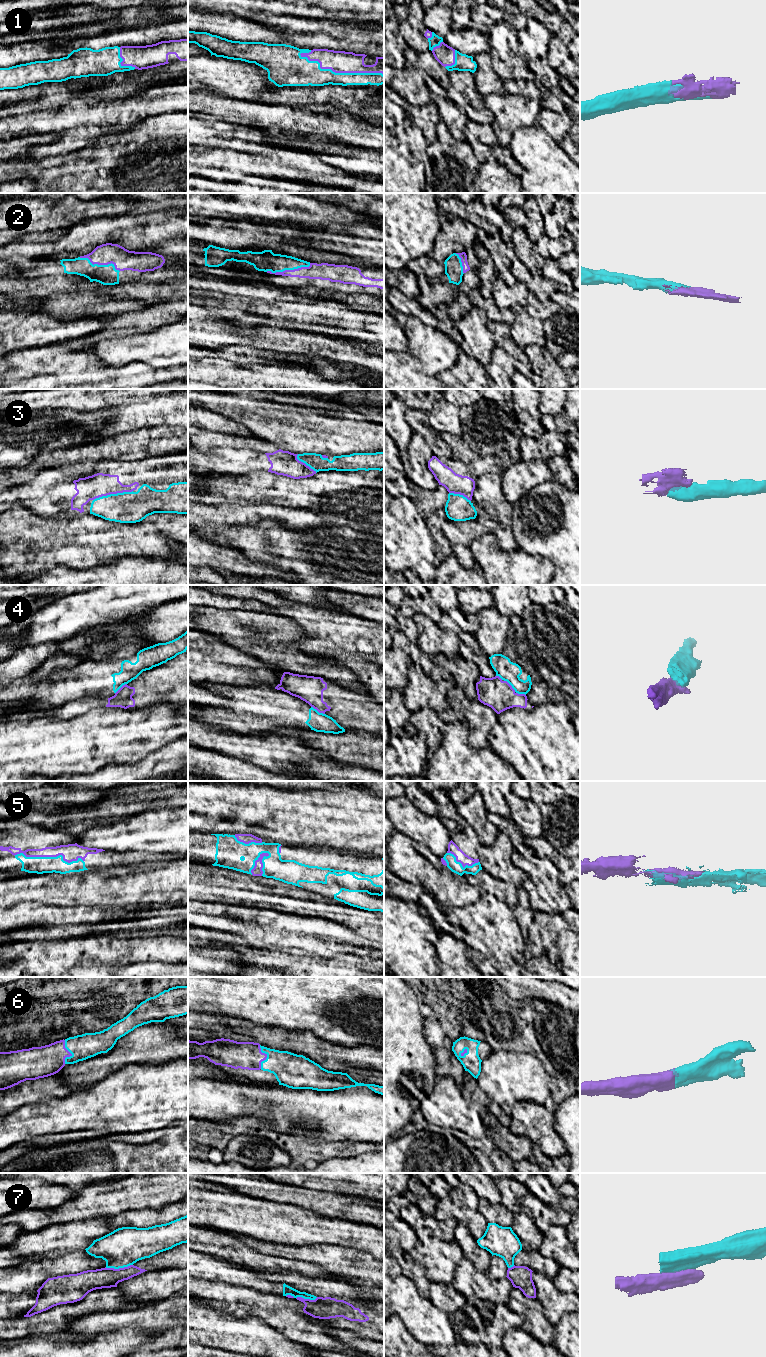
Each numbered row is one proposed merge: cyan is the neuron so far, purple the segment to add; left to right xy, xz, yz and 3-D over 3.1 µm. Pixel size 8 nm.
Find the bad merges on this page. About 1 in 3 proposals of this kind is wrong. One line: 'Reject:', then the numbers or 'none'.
Reject: 4, 7

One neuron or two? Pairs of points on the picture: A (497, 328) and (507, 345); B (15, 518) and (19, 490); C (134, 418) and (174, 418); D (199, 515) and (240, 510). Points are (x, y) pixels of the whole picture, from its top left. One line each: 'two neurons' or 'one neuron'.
A: one neuron
B: two neurons
C: one neuron
D: one neuron

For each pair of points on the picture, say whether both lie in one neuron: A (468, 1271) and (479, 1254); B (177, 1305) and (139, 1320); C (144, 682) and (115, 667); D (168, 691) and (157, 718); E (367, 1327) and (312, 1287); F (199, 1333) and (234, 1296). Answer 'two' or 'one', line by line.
A: two
B: one
C: two
D: two
E: one
F: two

